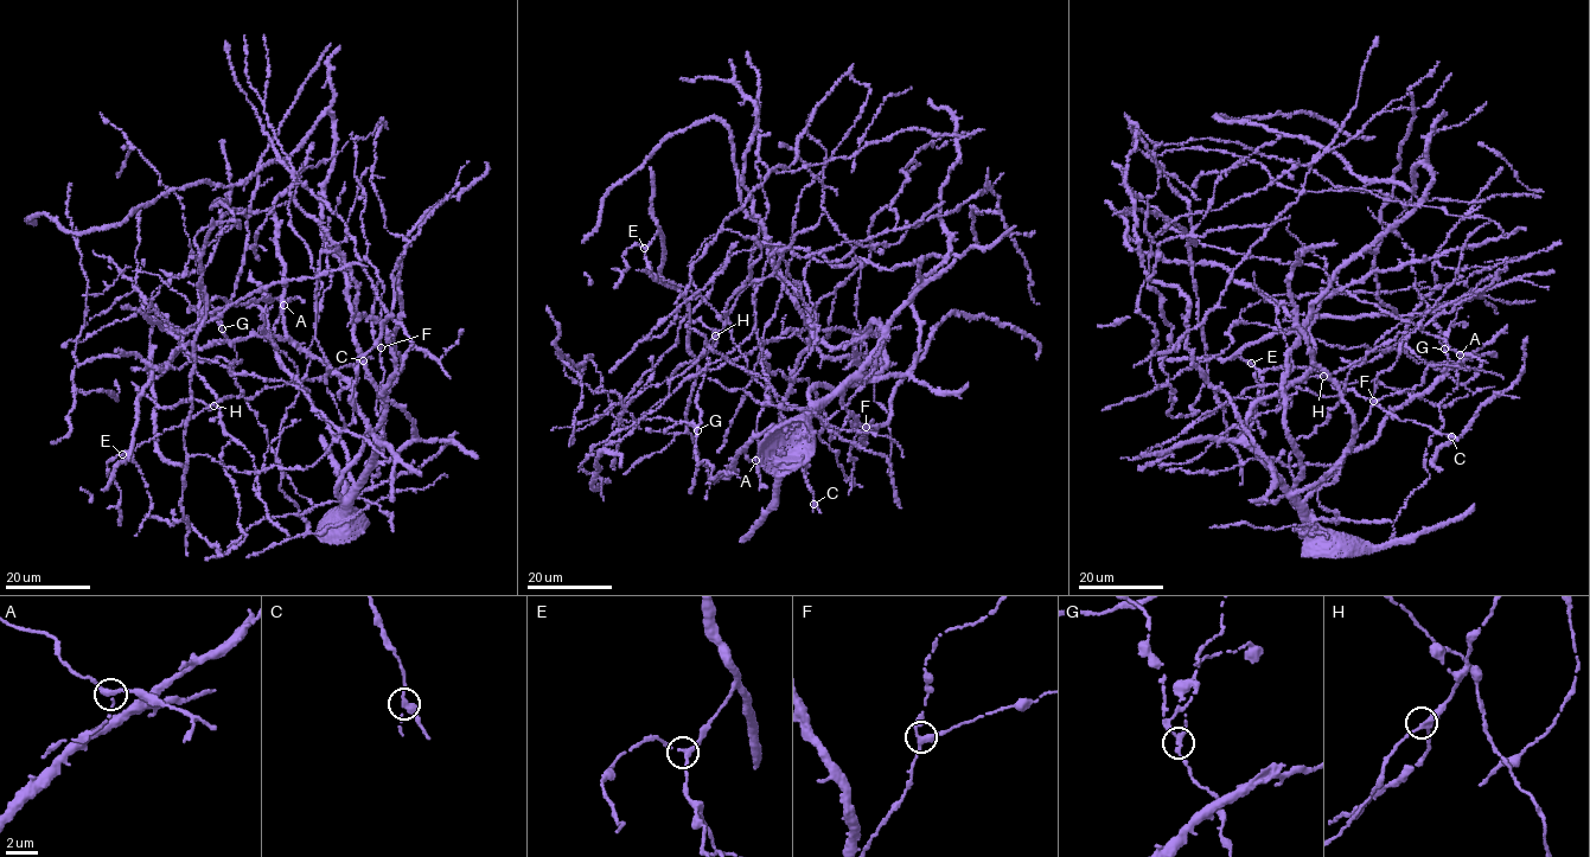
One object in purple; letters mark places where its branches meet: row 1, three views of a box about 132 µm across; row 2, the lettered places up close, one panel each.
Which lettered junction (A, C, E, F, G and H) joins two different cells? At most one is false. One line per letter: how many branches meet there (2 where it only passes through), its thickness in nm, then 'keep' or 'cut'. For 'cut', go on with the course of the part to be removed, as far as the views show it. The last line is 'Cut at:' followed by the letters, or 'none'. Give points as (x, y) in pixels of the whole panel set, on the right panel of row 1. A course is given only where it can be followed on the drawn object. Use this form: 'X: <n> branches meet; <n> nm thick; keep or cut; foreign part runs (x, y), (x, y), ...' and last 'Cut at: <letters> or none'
A: 3 branches meet; 260 nm thick; keep
C: 3 branches meet; 260 nm thick; keep
E: 3 branches meet; 240 nm thick; keep
F: 3 branches meet; 280 nm thick; keep
G: 3 branches meet; 240 nm thick; cut; foreign part runs (1444, 349), (1457, 309), (1492, 275), (1488, 267), (1445, 268), (1436, 260)
H: 3 branches meet; 280 nm thick; keep
Cut at: G

